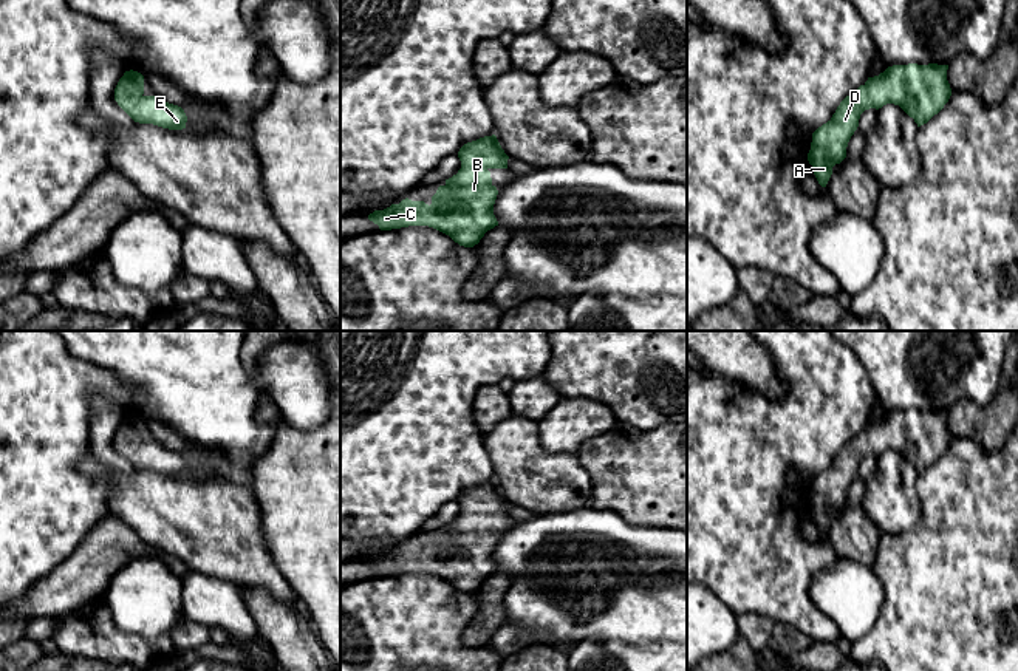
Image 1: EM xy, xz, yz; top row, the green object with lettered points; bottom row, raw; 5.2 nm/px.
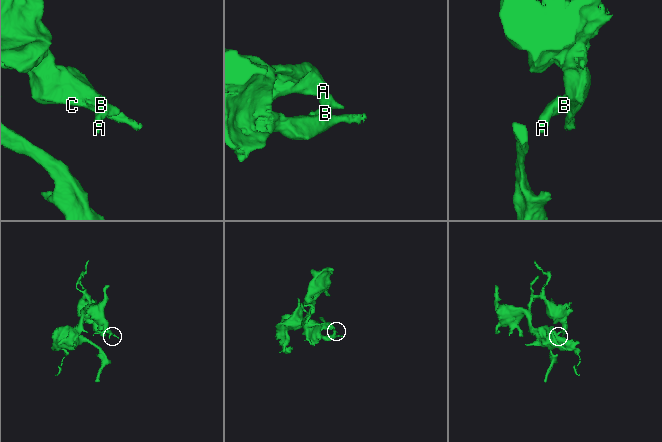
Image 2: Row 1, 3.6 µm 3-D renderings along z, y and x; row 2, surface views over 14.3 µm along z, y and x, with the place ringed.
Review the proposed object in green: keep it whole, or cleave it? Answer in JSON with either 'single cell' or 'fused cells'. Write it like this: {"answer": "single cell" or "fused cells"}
{"answer": "single cell"}

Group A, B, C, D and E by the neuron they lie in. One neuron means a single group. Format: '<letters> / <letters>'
A B C D E

